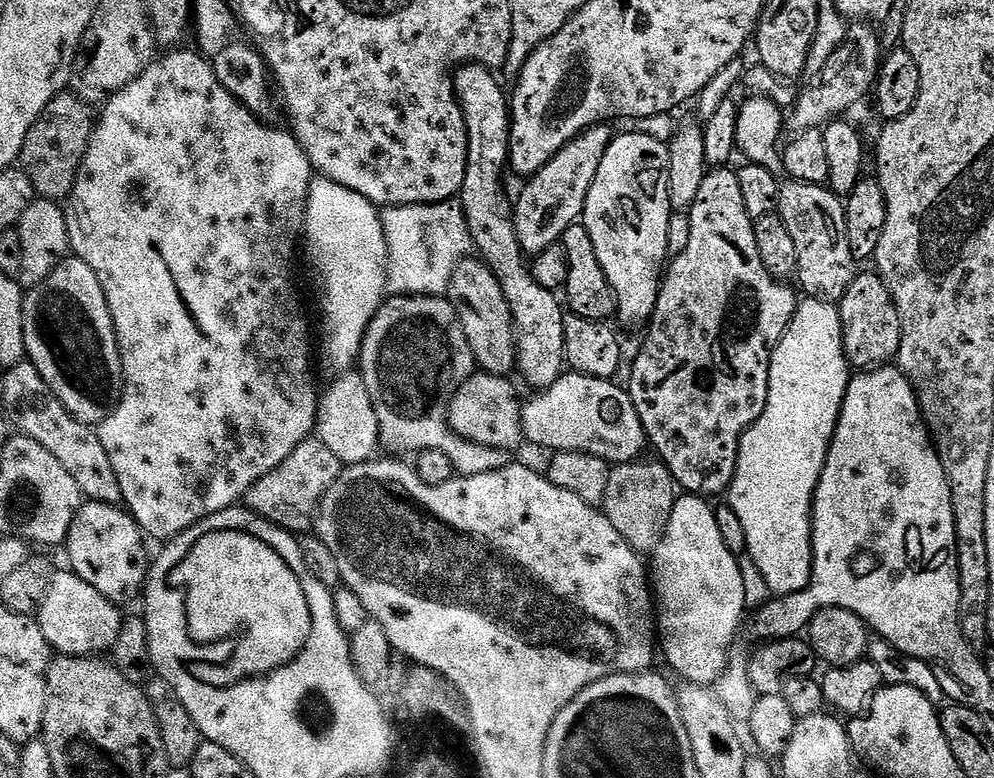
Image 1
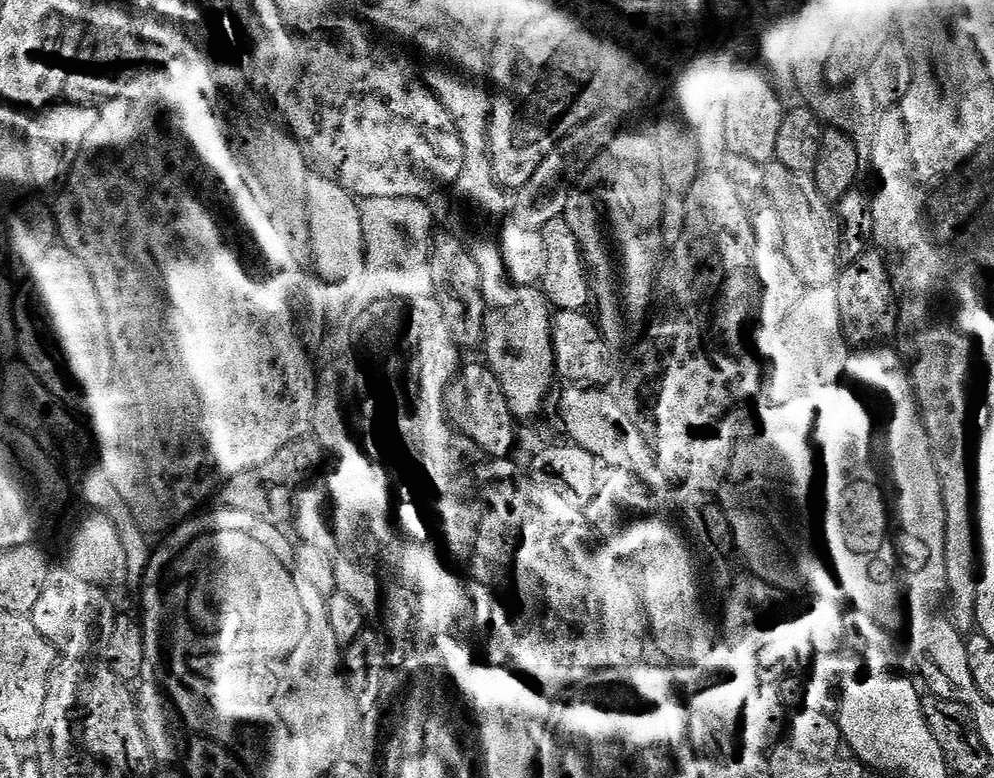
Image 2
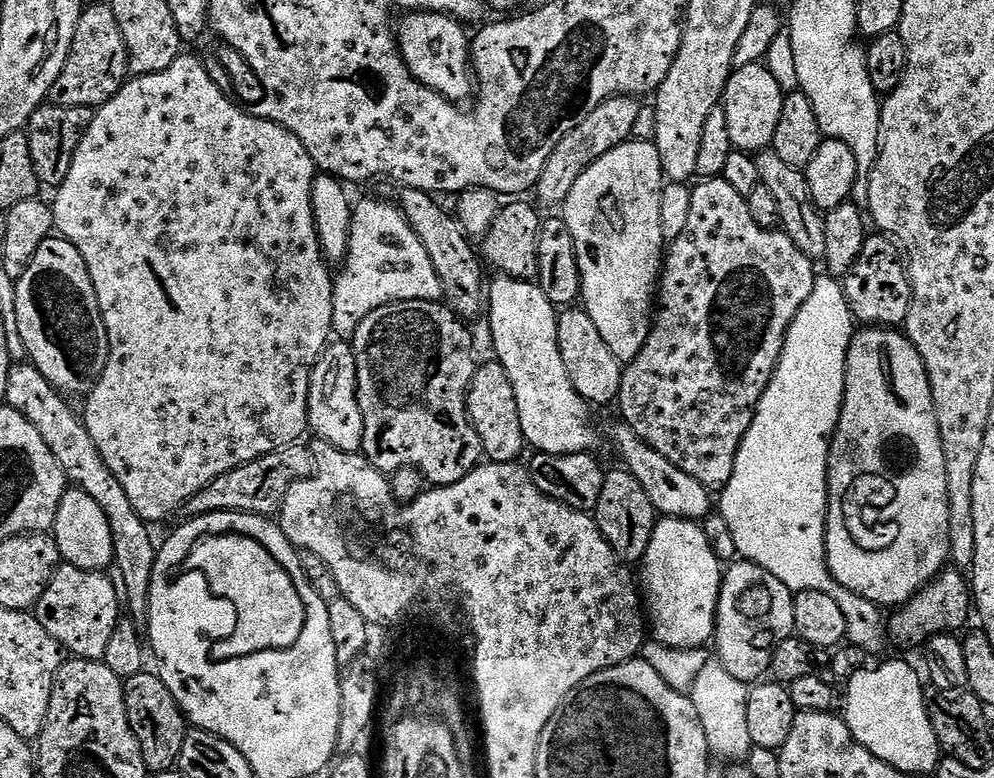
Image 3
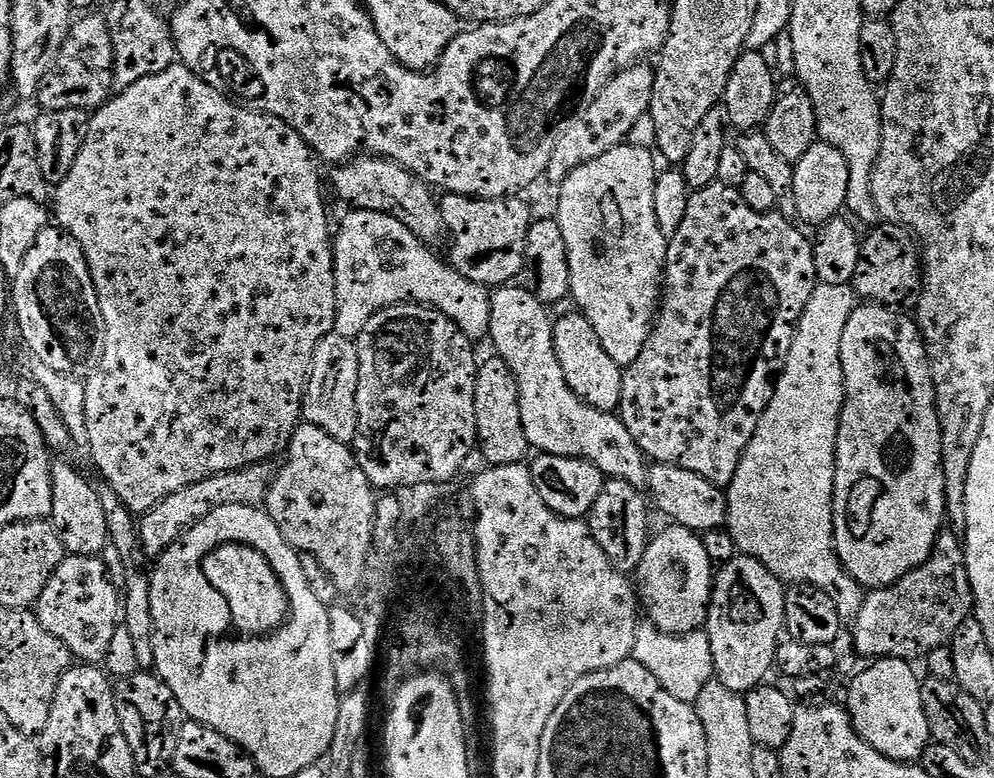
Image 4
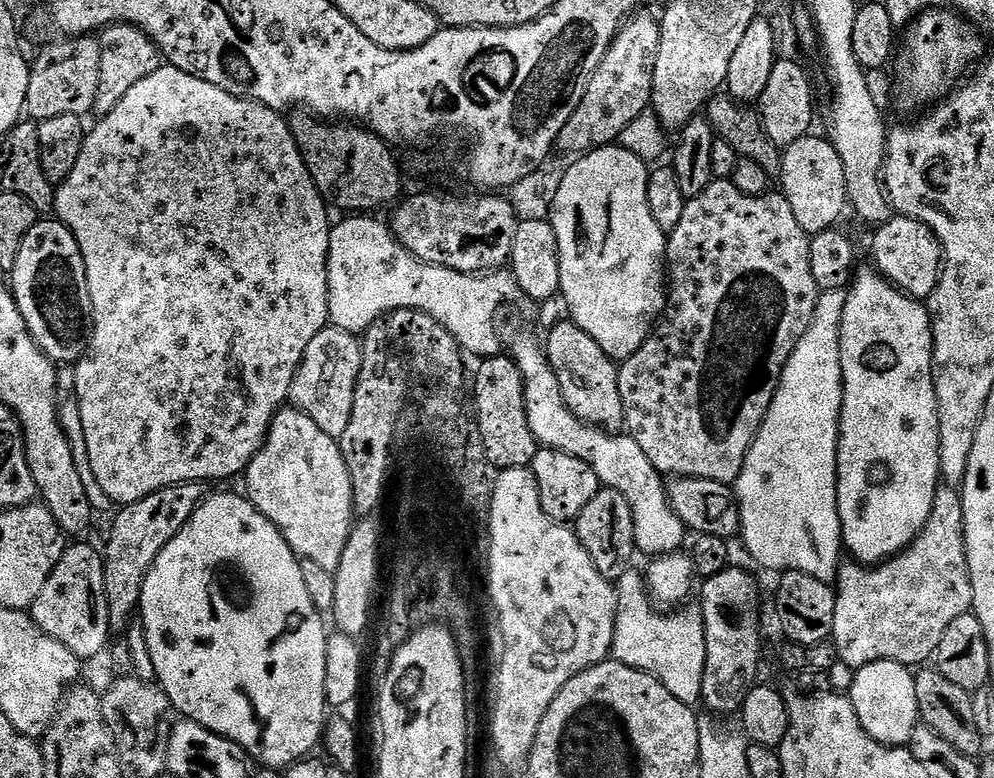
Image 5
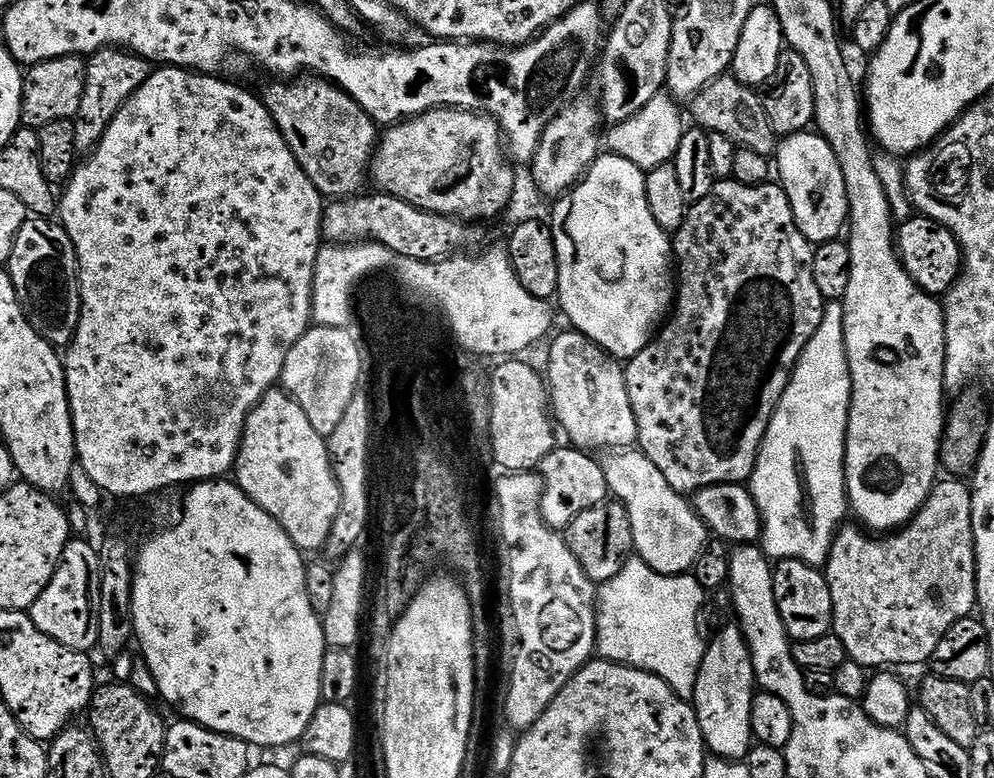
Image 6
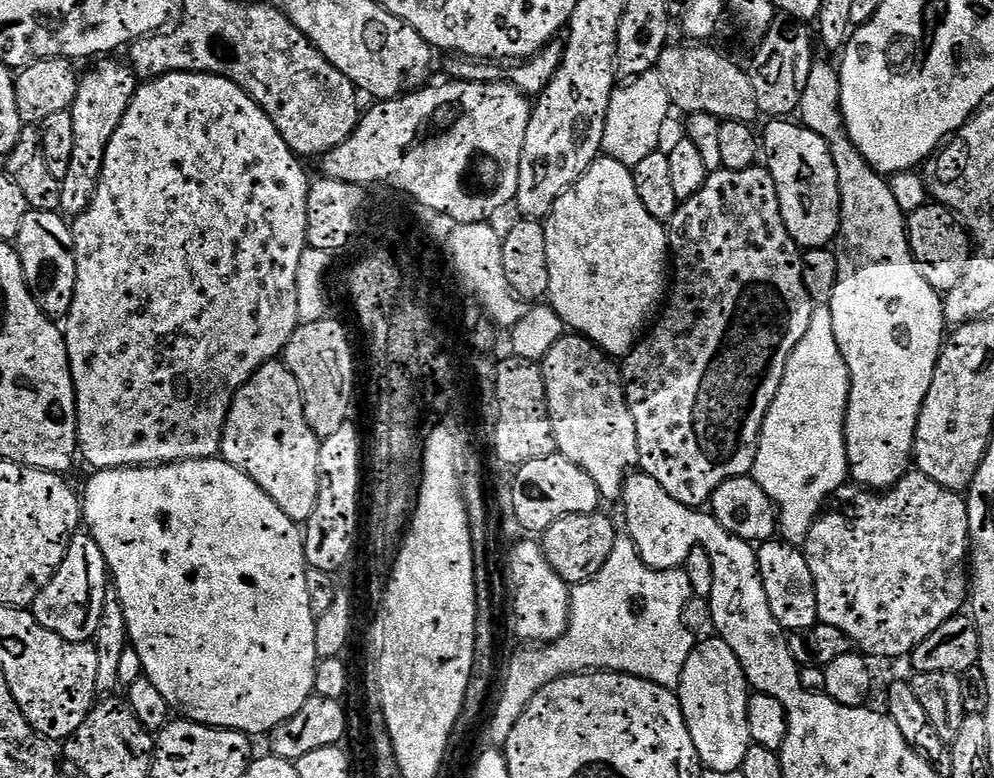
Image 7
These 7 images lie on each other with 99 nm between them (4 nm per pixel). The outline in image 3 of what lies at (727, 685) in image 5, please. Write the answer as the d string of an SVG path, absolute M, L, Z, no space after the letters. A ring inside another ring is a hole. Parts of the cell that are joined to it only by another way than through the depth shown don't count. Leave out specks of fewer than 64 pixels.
M740 558L727 565L720 582L714 645L716 644L717 653L715 655L718 657L718 661L730 674L734 674L734 678L745 682L756 682L763 677L760 676L763 672L765 675L771 669L774 650L783 640L789 640L796 630L793 595L792 589L782 582L778 582L778 578L774 578L774 574L762 570L762 566L751 564L749 560Z

